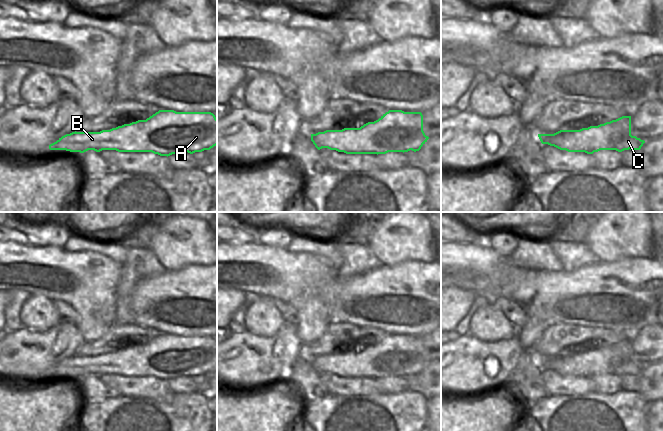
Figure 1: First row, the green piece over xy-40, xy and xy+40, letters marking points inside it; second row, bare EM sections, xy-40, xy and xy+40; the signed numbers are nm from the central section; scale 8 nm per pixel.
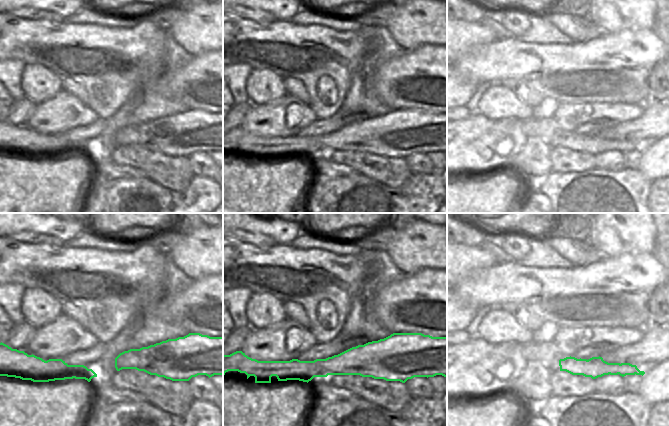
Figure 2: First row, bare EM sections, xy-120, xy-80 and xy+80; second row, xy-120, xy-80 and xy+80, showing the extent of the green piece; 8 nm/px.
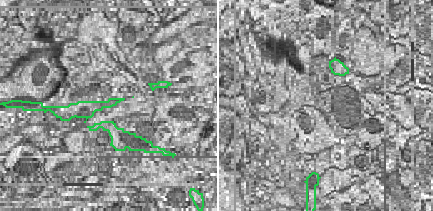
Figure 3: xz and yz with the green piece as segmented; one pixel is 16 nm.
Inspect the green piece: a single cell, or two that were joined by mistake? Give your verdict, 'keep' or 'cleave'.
cleave

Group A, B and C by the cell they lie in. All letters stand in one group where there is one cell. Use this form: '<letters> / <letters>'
A B / C

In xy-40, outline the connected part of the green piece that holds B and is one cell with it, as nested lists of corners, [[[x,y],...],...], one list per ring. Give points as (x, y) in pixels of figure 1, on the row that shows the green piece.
[[[159,110],[146,120],[138,120],[100,132],[72,132],[49,145],[50,150],[84,153],[88,150],[116,150],[118,152],[152,152],[170,156],[180,152],[202,152],[217,145],[217,118],[211,112],[176,112]]]

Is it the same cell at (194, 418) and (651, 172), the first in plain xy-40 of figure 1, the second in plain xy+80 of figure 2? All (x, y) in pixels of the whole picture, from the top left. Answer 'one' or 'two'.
two

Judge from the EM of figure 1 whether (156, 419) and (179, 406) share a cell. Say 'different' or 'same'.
same

